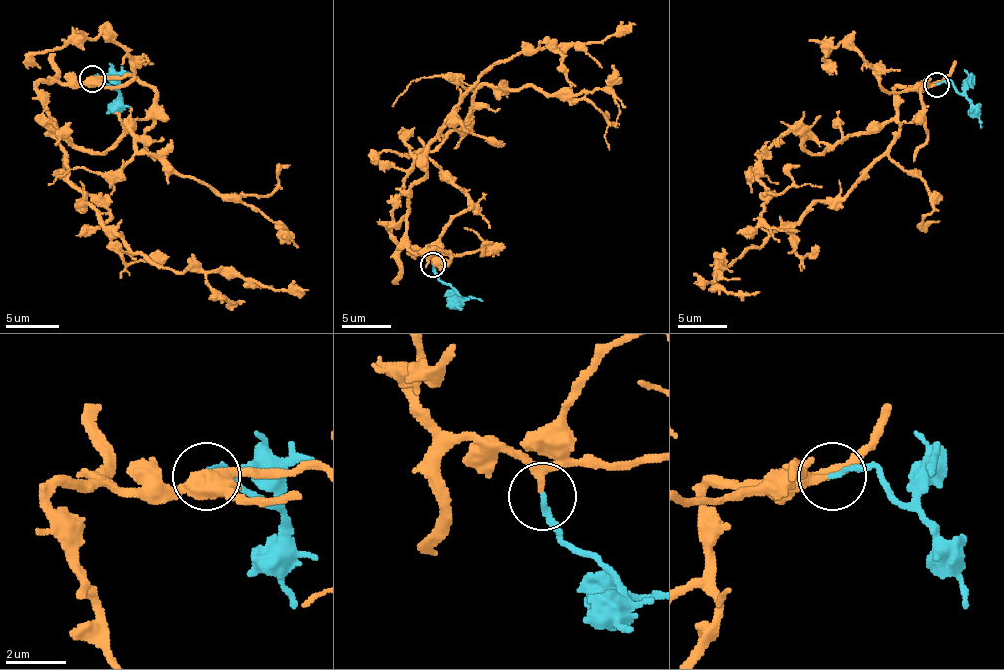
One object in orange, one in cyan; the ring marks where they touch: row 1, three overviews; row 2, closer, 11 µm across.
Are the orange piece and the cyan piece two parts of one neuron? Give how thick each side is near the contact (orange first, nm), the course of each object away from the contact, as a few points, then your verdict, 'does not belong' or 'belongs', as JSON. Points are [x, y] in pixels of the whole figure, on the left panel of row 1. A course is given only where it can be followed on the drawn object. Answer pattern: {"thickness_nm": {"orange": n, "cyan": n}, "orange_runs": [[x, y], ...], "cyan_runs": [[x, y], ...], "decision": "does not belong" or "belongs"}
{"thickness_nm": {"orange": 240, "cyan": 170}, "orange_runs": [[93, 78], [42, 81], [37, 99], [66, 179], [106, 227], [167, 269], [308, 290]], "cyan_runs": [[93, 78], [98, 75], [119, 94], [122, 126]], "decision": "belongs"}

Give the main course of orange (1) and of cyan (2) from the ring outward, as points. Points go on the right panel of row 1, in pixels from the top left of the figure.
1: (936, 84), (894, 91), (899, 136), (842, 198), (817, 200), (795, 223), (720, 265), (710, 282), (695, 282)
2: (936, 84), (949, 81), (966, 98), (981, 128)

